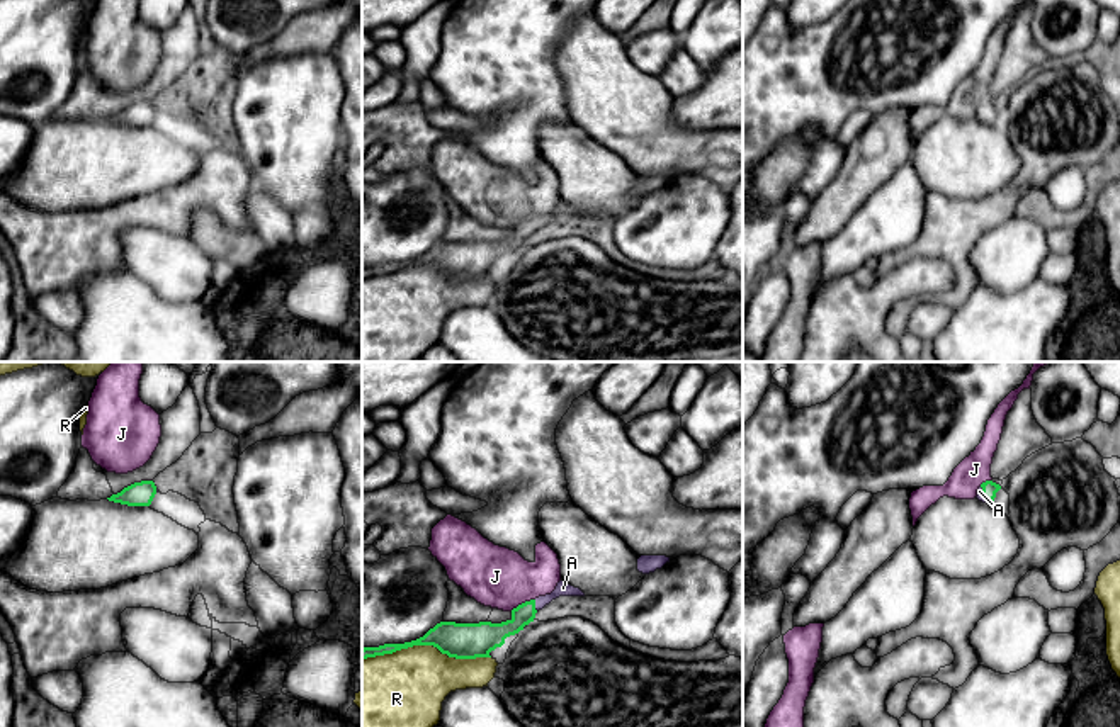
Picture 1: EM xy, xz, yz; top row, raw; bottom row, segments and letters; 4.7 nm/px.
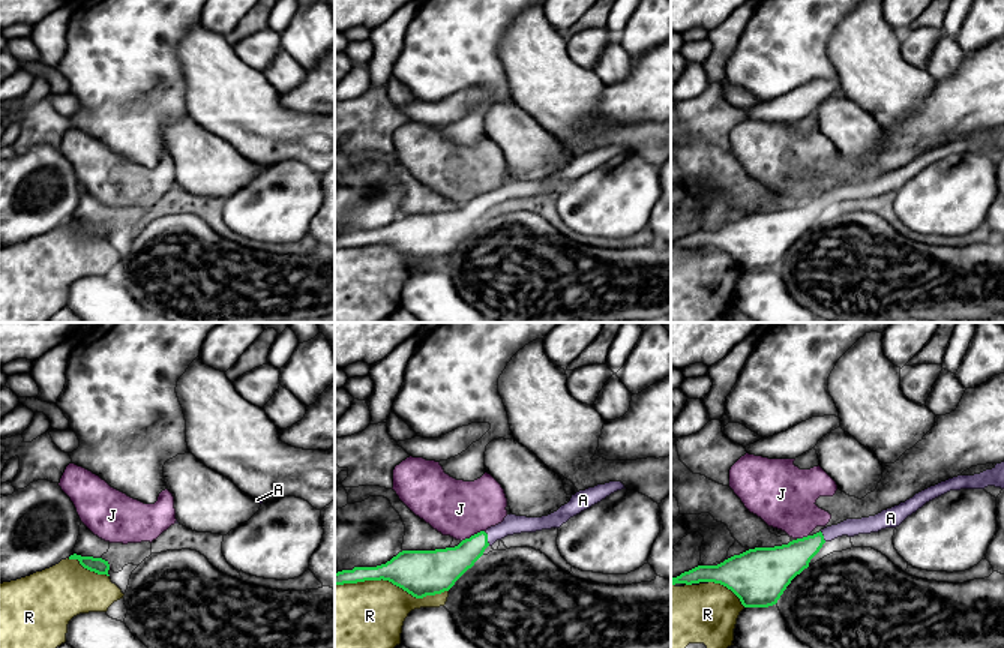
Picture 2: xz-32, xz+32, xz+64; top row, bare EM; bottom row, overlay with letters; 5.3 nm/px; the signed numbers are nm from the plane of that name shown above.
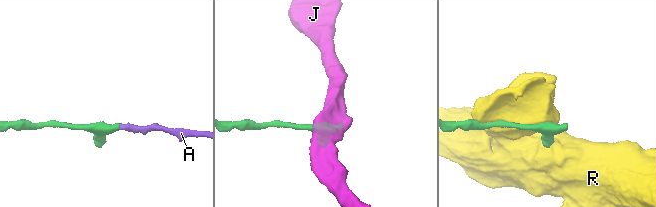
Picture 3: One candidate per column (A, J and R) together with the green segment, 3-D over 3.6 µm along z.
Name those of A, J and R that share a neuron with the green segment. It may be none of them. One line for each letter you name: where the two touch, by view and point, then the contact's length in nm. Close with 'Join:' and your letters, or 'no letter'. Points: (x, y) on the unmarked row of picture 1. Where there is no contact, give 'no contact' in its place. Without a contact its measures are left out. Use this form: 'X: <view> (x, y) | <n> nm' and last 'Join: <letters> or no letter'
A: xz (534, 225) | 60 nm
Join: A

